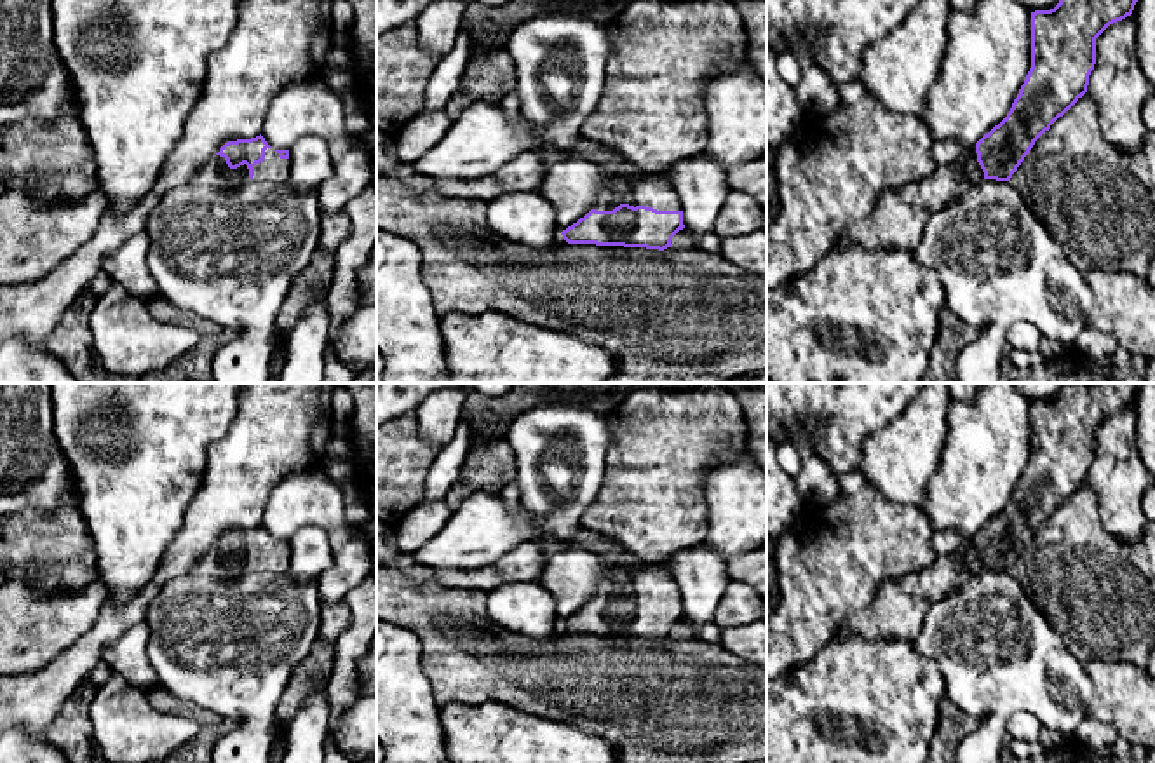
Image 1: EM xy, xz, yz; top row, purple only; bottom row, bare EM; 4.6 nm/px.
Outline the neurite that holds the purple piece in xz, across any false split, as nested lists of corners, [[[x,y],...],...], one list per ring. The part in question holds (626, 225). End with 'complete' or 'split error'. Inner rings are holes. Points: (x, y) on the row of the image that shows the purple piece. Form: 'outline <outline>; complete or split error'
outline [[[601,165],[608,185],[594,207],[561,232],[568,244],[624,246],[664,251],[685,228],[679,199],[665,176],[625,176]]]; split error

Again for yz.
outline [[[1059,0],[1050,10],[1031,12],[1031,68],[1007,117],[965,150],[953,164],[897,190],[883,192],[873,213],[852,223],[836,246],[915,251],[927,221],[983,179],[1010,181],[1035,141],[1050,129],[1085,92],[1096,64],[1096,38],[1113,23],[1132,14],[1138,0]]]; split error

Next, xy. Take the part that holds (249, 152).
outline [[[260,134],[225,143],[192,183],[213,188],[233,188],[249,179],[282,183],[289,179],[289,167],[289,150],[272,148]]]; split error

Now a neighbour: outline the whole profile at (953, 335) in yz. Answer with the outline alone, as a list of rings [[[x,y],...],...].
[[[944,307],[939,315],[939,333],[930,354],[929,369],[922,383],[958,383],[956,357],[976,338],[977,331]]]

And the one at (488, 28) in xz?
[[[467,0],[460,28],[469,35],[470,54],[505,49],[512,30],[538,14],[561,12],[591,17],[610,24],[634,0],[507,0],[502,5],[483,5]]]

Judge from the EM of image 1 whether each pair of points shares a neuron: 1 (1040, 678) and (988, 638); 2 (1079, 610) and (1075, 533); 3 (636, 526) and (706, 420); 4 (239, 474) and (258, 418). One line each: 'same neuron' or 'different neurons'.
1: same neuron
2: same neuron
3: same neuron
4: same neuron

